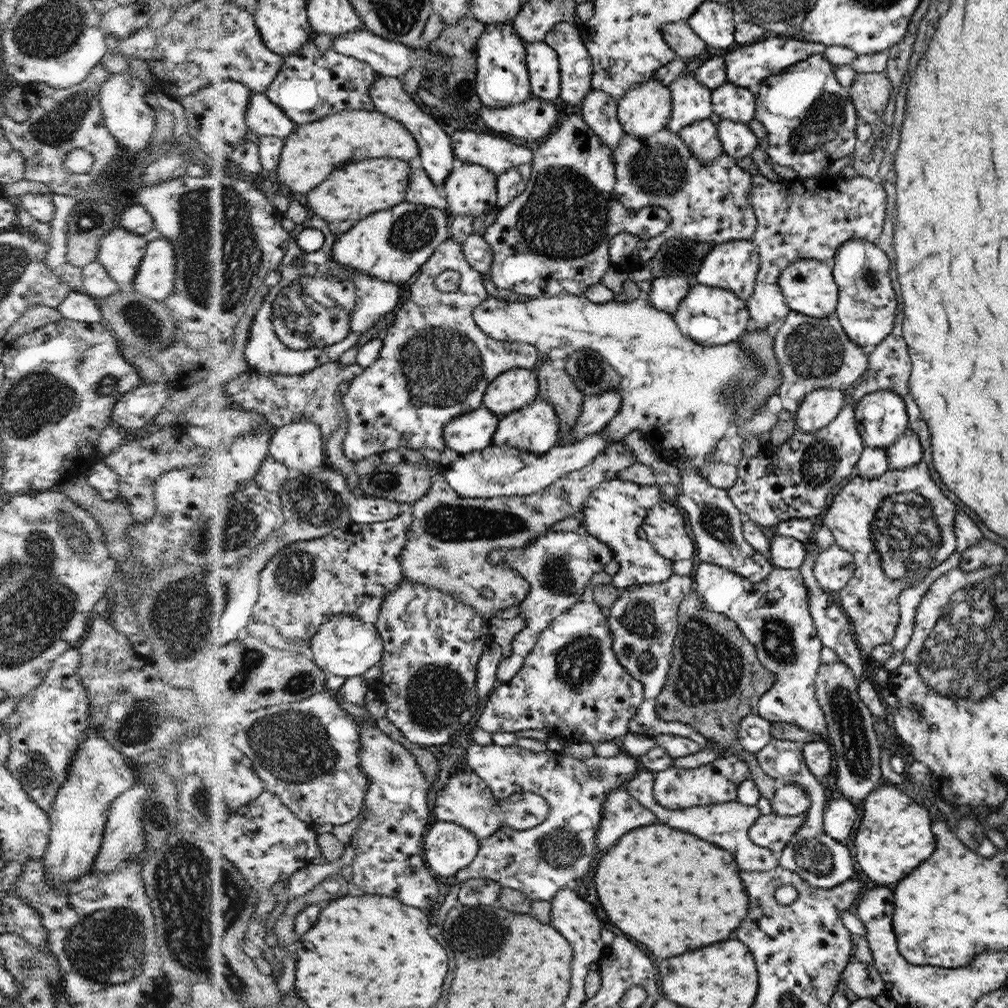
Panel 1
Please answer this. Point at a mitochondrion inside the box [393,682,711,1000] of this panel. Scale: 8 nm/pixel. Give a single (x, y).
(479, 933)

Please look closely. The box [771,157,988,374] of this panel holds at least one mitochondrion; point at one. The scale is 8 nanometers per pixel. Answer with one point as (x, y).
(870, 276)

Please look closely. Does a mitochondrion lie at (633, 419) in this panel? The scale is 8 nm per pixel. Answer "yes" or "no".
no

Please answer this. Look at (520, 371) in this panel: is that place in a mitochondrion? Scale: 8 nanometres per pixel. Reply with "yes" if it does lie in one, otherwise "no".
no

